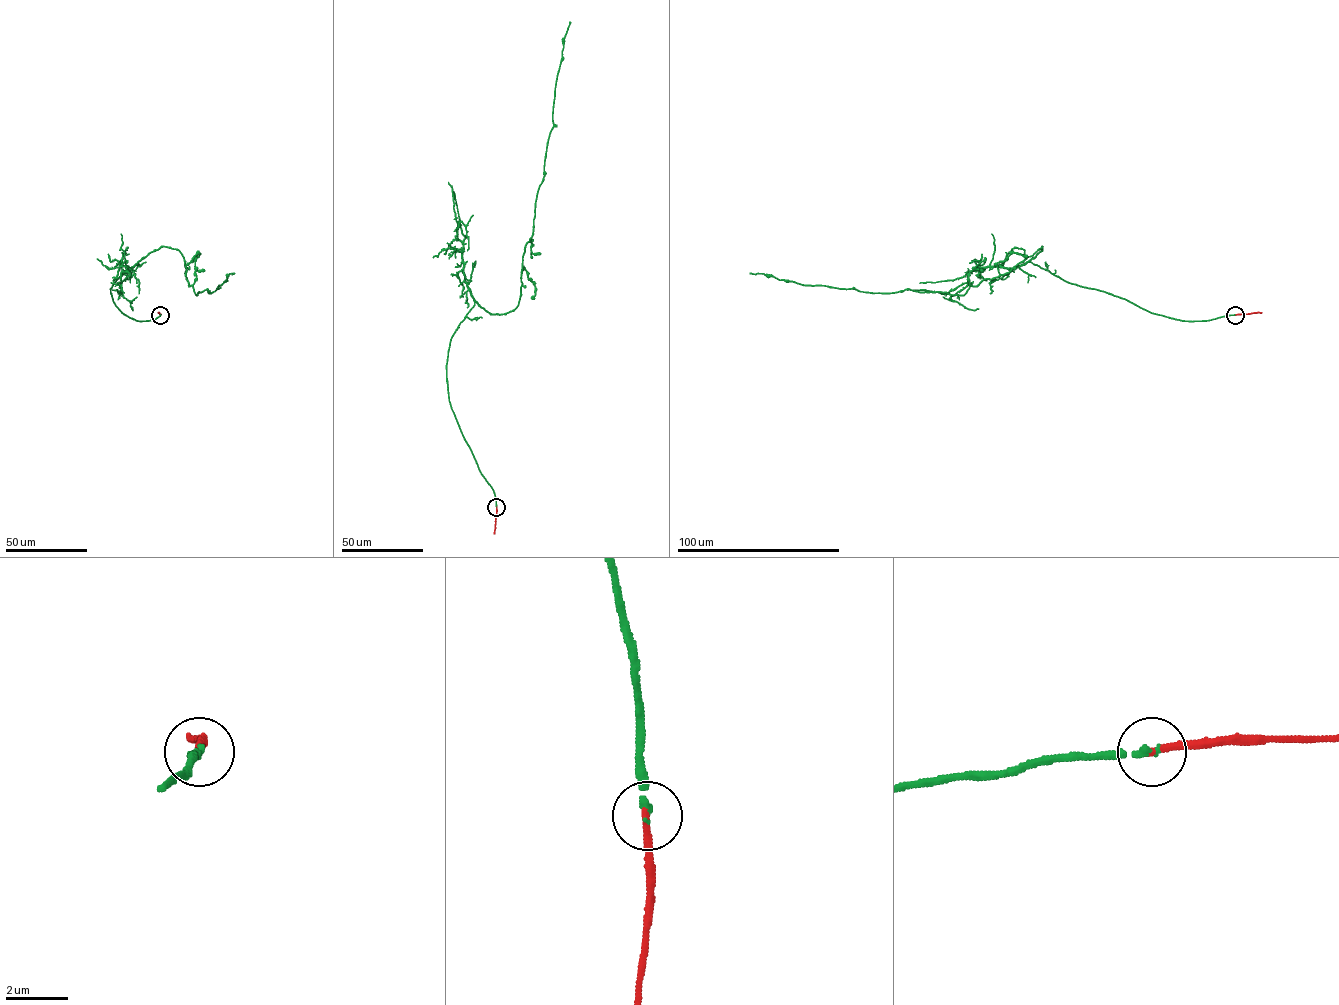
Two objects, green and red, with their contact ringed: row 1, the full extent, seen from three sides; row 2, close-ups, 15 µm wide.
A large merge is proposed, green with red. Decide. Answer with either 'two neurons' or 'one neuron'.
one neuron

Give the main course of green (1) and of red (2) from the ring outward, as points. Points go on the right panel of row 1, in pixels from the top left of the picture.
1: (1235, 315), (1189, 321), (1150, 312), (1029, 261), (1042, 247), (963, 295), (869, 293), (749, 273)
2: (1235, 315), (1261, 312)

